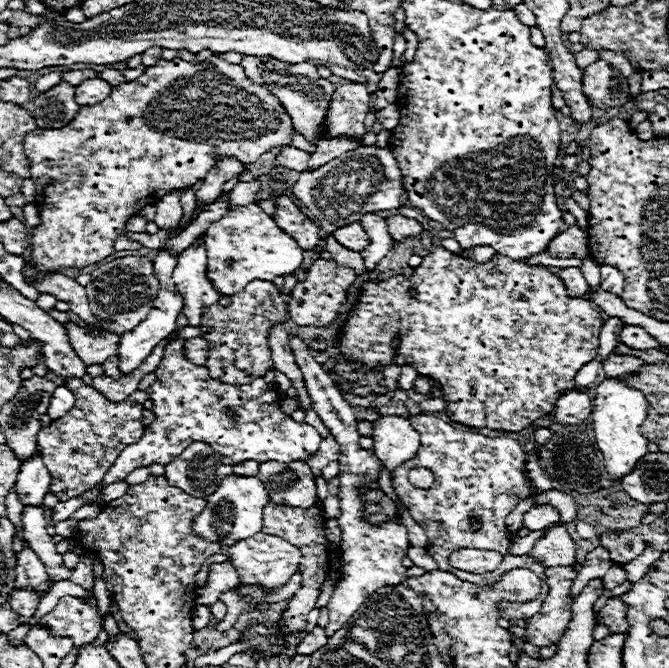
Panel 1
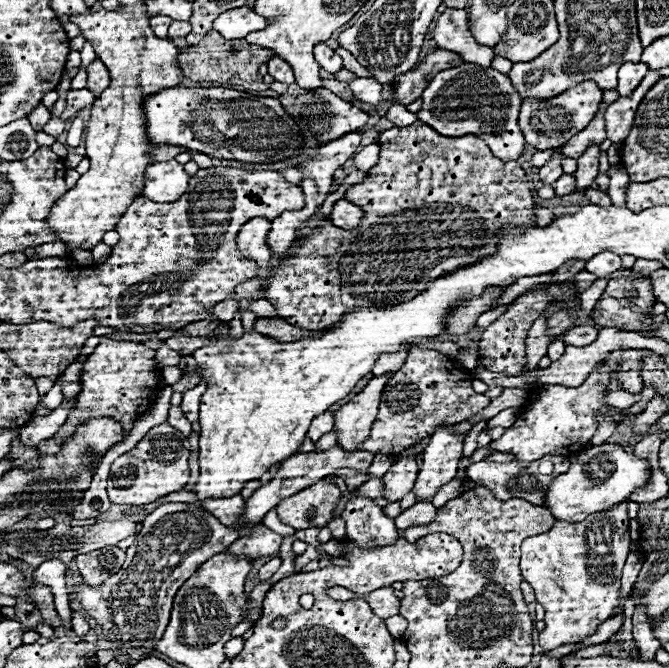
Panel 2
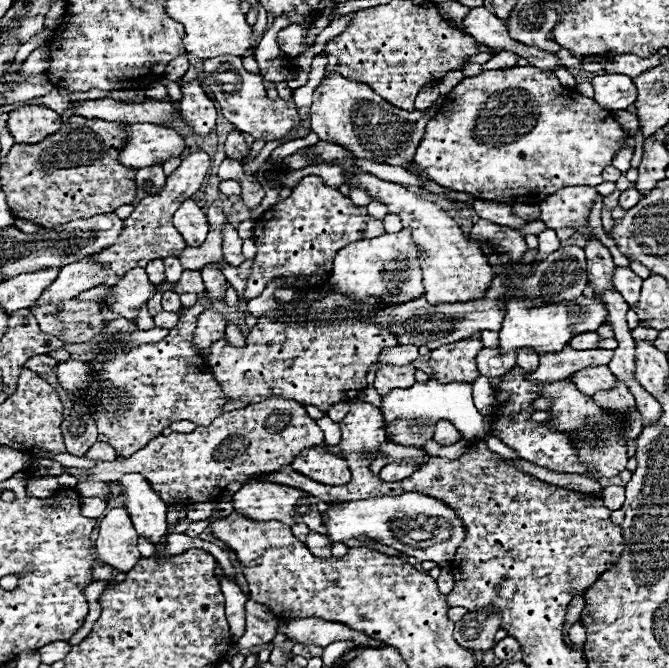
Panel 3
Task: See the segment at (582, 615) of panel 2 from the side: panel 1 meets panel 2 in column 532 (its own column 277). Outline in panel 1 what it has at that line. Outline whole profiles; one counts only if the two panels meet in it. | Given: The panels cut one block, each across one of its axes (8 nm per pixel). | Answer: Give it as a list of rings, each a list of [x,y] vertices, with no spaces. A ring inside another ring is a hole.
[[[258,532],[256,536],[252,536],[248,540],[238,540],[236,544],[228,546],[226,556],[234,564],[234,568],[238,570],[240,586],[258,584],[268,590],[284,586],[290,580],[290,576],[296,574],[298,562],[302,558],[300,548],[296,548],[294,544],[290,544],[288,540],[284,540],[280,536],[272,536],[272,534],[264,534],[264,532]]]

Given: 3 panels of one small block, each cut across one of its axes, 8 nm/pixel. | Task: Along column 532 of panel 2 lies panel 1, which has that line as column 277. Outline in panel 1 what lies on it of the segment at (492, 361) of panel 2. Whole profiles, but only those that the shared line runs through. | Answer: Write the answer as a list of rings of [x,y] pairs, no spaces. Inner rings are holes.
[[[252,280],[244,292],[232,294],[232,296],[222,296],[208,312],[204,312],[204,338],[212,344],[210,358],[206,362],[206,368],[212,372],[212,378],[224,380],[228,384],[248,384],[254,378],[262,378],[270,368],[272,368],[272,358],[270,358],[270,348],[268,348],[268,328],[276,322],[284,322],[288,316],[286,302],[282,300],[280,290],[268,282],[268,280]]]

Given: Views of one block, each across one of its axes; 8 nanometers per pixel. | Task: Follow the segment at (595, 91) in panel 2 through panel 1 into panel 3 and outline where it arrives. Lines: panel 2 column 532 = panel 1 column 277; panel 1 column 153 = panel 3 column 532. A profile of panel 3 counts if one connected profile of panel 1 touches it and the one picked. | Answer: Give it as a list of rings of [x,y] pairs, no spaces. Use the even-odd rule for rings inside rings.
[[[514,66],[514,68],[506,68],[506,70],[484,70],[478,76],[468,76],[464,78],[444,100],[444,104],[440,106],[438,114],[430,120],[430,124],[426,126],[424,138],[416,150],[414,162],[418,166],[418,170],[432,182],[440,184],[442,188],[448,190],[456,190],[456,192],[468,192],[474,198],[480,200],[492,200],[492,202],[500,202],[500,204],[516,204],[516,202],[524,202],[524,204],[540,204],[544,198],[548,198],[550,194],[554,194],[556,190],[564,188],[564,186],[598,186],[602,184],[602,170],[606,166],[612,164],[614,156],[626,146],[626,142],[630,140],[630,136],[616,124],[612,112],[600,108],[600,104],[596,104],[592,98],[584,98],[578,92],[574,92],[572,88],[562,86],[554,72],[548,70],[538,70],[534,66]]]

